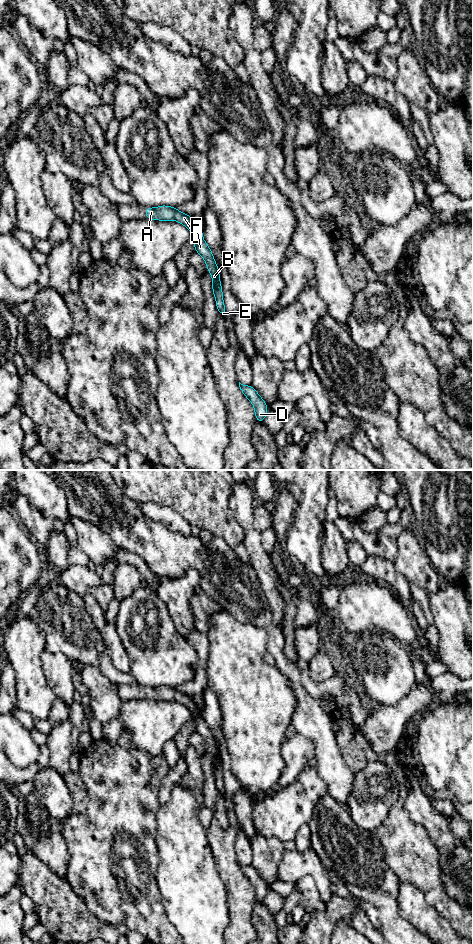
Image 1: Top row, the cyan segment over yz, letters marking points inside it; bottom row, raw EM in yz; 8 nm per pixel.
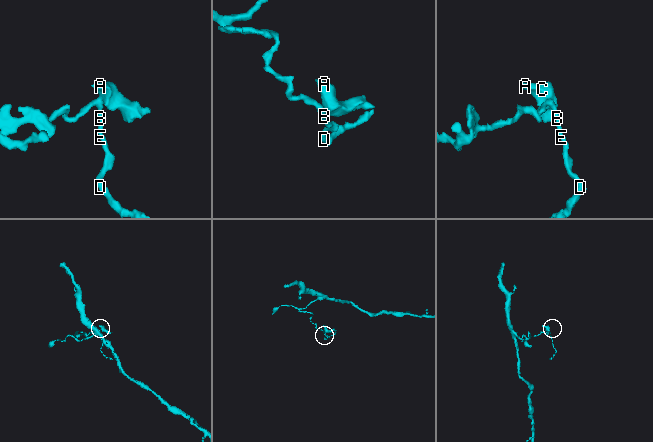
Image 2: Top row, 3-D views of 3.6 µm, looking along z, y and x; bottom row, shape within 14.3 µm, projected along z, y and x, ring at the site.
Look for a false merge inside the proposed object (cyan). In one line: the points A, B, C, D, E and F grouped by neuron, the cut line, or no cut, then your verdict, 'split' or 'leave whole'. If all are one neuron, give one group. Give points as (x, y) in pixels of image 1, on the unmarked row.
A C / B D E F; cut in yz along (200, 715), (196, 715), (193, 718); split

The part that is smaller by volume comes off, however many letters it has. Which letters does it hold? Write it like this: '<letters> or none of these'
A, C

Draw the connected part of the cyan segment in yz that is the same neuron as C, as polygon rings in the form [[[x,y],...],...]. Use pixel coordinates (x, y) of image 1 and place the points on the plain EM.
[[[162,685],[155,688],[145,688],[145,697],[153,700],[178,701],[191,711],[193,718],[201,716],[203,712],[203,708],[198,707],[194,698],[178,691],[175,687]]]

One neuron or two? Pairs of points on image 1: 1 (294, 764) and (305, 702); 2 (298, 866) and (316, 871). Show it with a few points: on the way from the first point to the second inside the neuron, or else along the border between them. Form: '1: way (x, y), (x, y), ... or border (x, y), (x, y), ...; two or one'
1: border (292, 729), (308, 737), (313, 742), (314, 752); two
2: way (302, 866), (312, 867); one

